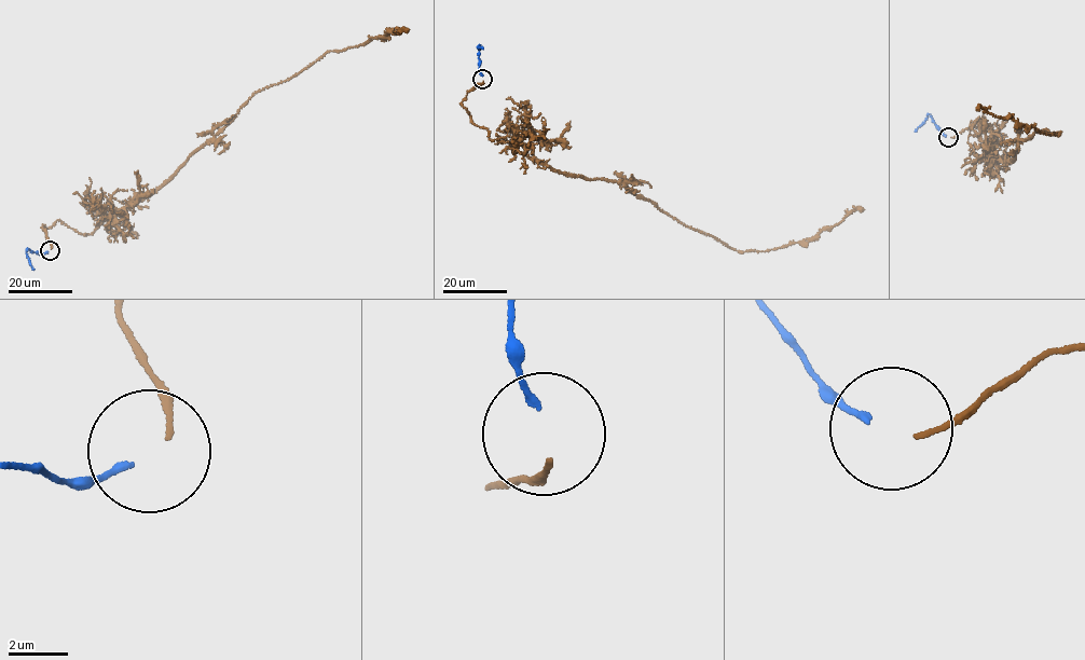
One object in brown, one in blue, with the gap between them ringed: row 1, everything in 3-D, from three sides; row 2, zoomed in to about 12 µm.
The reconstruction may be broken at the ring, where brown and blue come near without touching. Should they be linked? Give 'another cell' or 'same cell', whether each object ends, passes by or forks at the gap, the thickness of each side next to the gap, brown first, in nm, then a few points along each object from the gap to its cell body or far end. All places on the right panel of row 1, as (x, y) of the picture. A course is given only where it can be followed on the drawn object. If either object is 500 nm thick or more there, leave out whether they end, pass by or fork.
same cell | brown ends | blue ends | 180/240 nm | brown via (951, 138), (990, 129), (1002, 140), (997, 164), (992, 155), (1012, 160), (1019, 140), (1060, 132), (977, 109) | blue via (946, 136), (929, 114), (915, 132)

